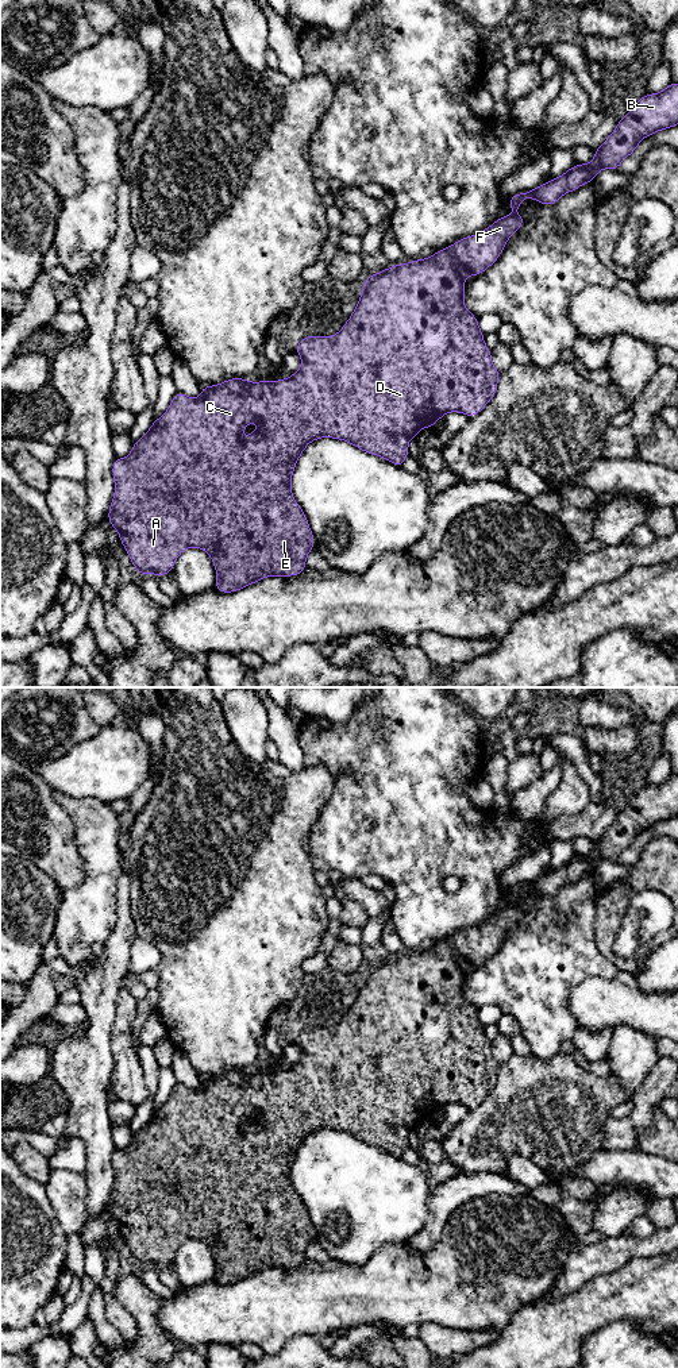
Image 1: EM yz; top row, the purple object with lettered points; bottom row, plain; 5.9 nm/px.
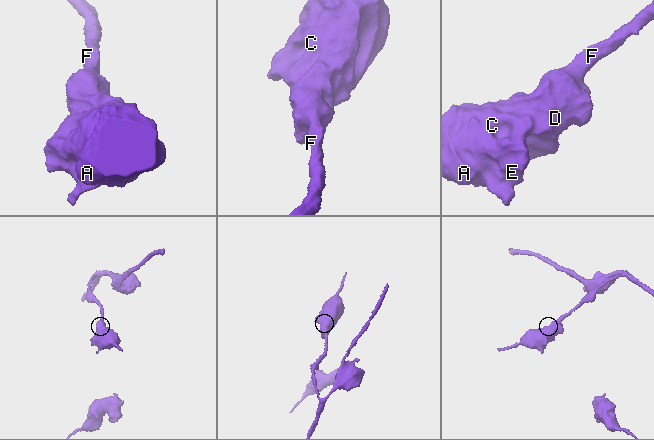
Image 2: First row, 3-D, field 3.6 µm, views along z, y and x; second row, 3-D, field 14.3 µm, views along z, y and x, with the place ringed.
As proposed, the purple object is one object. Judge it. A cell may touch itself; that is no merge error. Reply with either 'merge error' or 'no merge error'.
no merge error

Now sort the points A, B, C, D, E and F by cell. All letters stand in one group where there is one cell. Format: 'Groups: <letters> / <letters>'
Groups: A B C D E F

